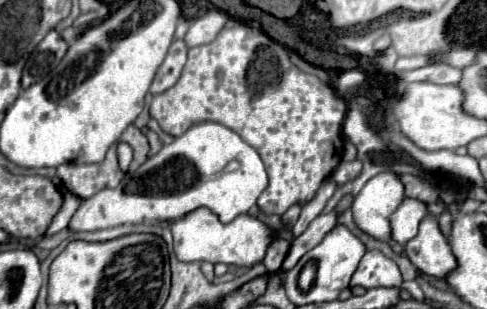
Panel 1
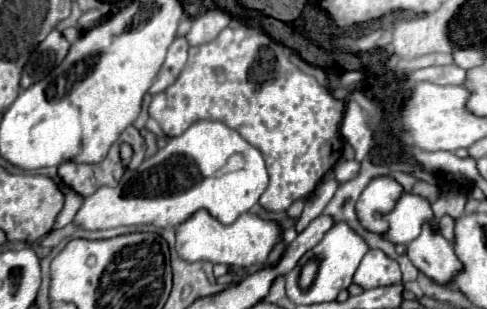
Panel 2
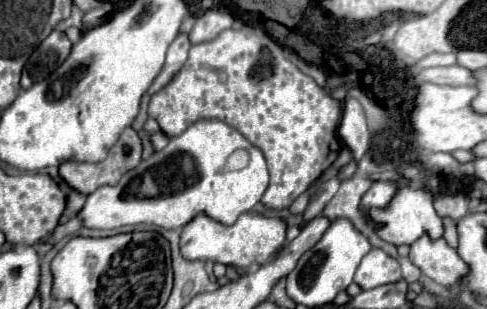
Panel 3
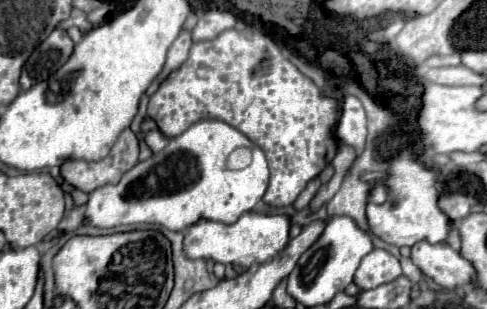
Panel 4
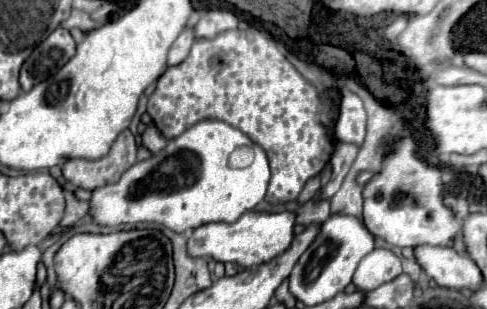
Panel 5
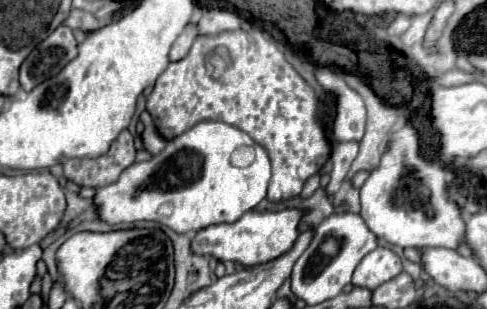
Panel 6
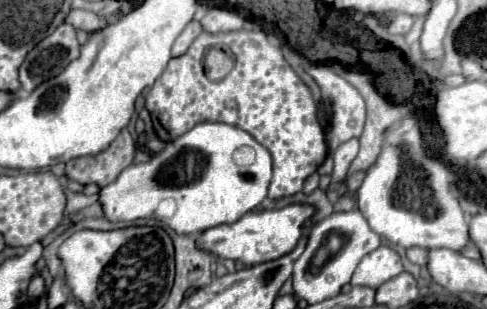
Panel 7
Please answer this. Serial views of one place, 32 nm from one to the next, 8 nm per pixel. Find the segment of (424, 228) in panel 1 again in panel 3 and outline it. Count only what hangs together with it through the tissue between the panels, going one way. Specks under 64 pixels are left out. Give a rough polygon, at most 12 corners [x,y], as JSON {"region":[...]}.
{"region":[[422,236],[408,256],[424,276],[446,288],[468,266],[444,238]]}

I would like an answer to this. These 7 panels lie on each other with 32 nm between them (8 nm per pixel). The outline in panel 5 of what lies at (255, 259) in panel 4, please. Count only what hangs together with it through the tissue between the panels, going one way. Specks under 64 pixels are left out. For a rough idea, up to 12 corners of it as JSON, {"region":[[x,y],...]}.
{"region":[[292,212],[194,228],[192,258],[250,268],[292,242]]}

